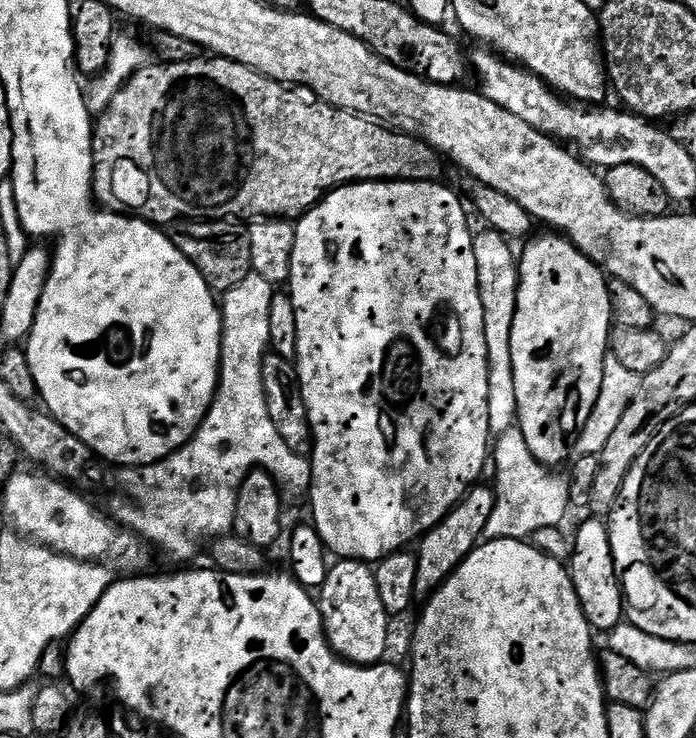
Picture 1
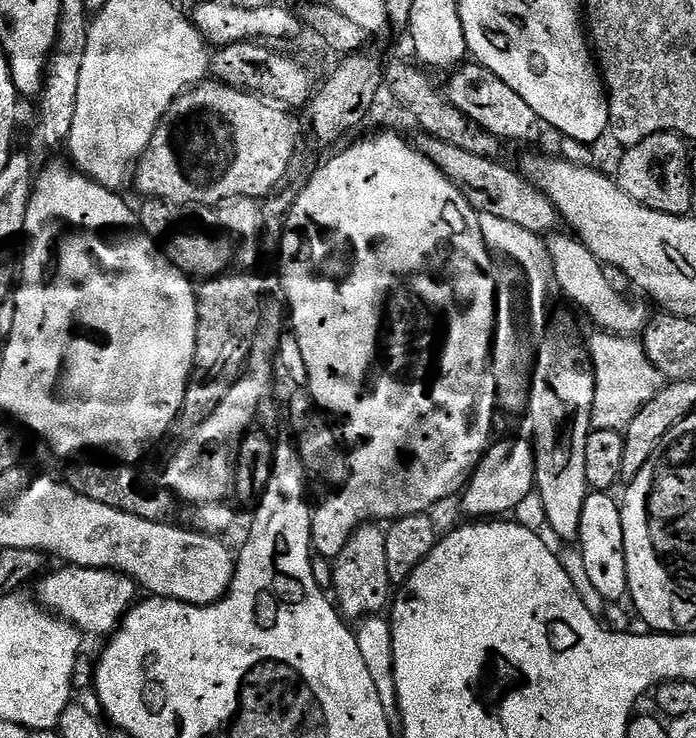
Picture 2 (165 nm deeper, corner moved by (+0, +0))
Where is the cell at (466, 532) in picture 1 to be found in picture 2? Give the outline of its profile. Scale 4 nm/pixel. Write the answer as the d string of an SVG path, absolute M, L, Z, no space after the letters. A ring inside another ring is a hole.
M531 439L500 440L489 447L472 472L471 478L459 497L468 518L504 518L515 513L522 502L536 487L536 450Z

